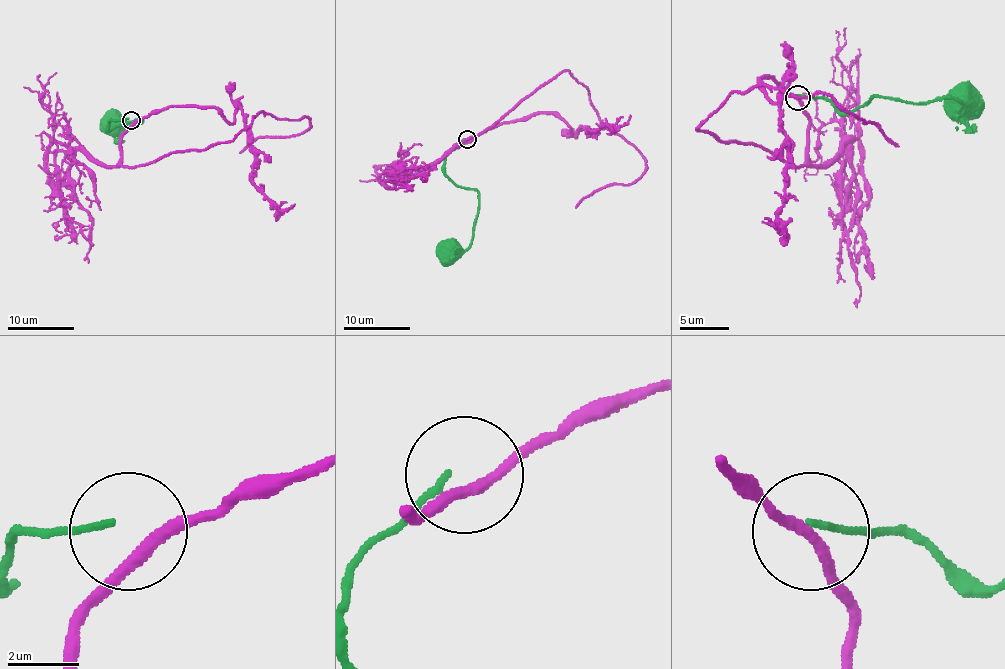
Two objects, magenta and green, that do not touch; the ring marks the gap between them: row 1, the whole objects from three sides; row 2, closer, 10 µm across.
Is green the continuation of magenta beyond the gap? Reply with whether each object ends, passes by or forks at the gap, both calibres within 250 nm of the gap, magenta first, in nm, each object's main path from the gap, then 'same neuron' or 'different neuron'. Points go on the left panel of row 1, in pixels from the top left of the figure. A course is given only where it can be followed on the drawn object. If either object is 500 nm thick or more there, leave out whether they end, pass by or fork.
magenta passes by; green ends there; 320 nm thick on the magenta side, 180 nm on the other; magenta runs (133, 122), (123, 136), (123, 166), (232, 141), (258, 112), (309, 119), (304, 132), (257, 137), (240, 152); green runs (128, 119), (111, 119), (108, 129), (143, 121), (139, 124), (136, 121), (113, 124); different neuron

